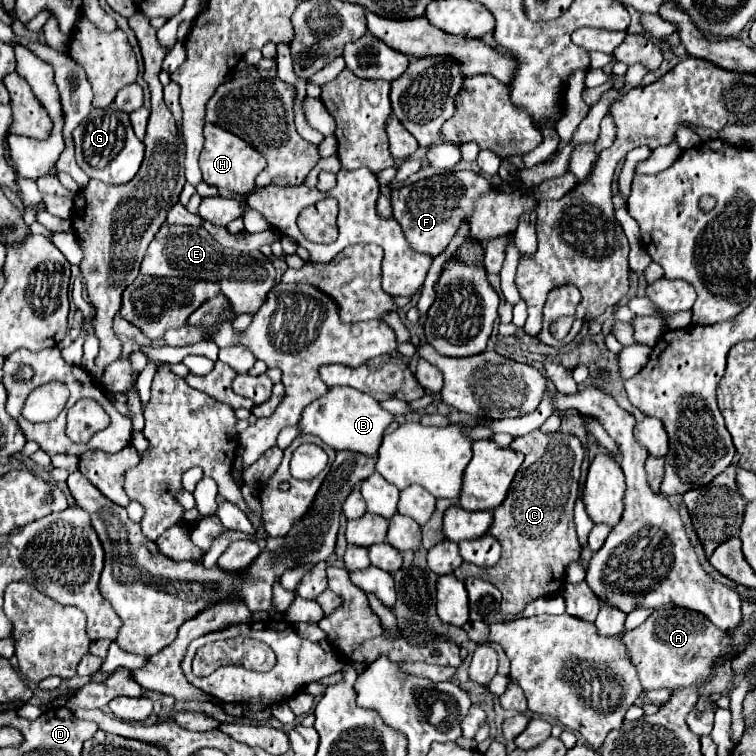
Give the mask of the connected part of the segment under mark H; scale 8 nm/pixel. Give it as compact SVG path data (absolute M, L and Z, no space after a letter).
M208 123L204 127L204 137L206 137L206 145L204 145L202 153L200 153L202 179L208 185L214 185L218 189L228 189L228 191L236 191L236 193L250 191L254 187L256 175L266 165L264 155L260 155L260 151L250 147L244 139L238 139L236 135L230 135L230 131L224 131L218 125Z

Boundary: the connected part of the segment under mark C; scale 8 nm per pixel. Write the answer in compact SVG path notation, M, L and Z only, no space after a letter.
M540 429L530 431L522 437L514 437L510 443L510 449L524 453L524 463L520 471L516 473L516 479L512 481L512 487L508 491L508 497L500 507L492 511L494 523L490 527L490 535L502 543L502 557L494 567L478 567L470 563L462 563L454 575L458 579L468 579L468 577L480 577L488 583L494 583L502 591L502 613L506 617L516 617L524 611L524 607L544 595L552 595L560 591L560 579L564 581L566 567L570 561L580 557L580 543L576 537L576 527L574 527L574 501L578 497L580 489L580 465L584 459L584 449L582 443L576 435L572 433L542 433Z

